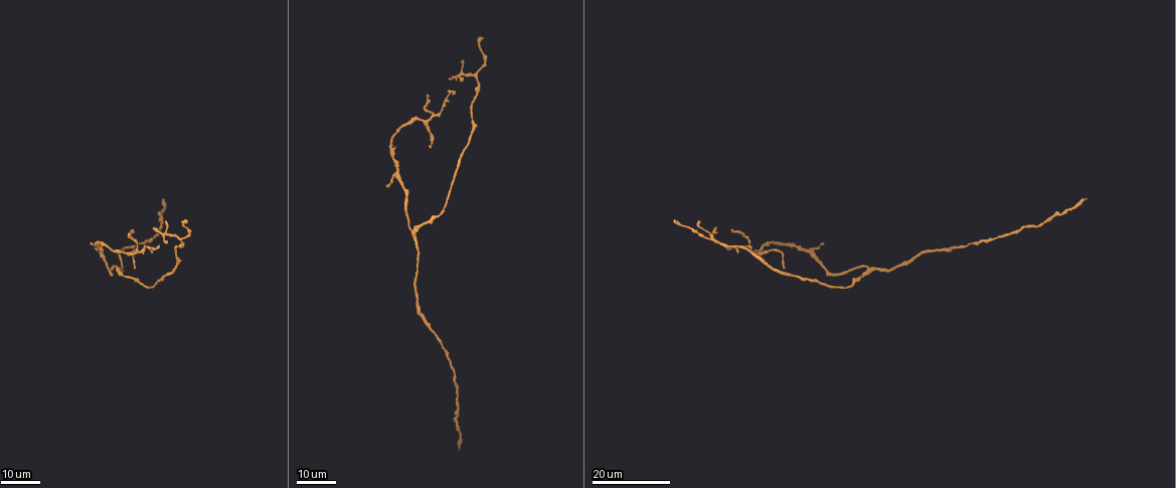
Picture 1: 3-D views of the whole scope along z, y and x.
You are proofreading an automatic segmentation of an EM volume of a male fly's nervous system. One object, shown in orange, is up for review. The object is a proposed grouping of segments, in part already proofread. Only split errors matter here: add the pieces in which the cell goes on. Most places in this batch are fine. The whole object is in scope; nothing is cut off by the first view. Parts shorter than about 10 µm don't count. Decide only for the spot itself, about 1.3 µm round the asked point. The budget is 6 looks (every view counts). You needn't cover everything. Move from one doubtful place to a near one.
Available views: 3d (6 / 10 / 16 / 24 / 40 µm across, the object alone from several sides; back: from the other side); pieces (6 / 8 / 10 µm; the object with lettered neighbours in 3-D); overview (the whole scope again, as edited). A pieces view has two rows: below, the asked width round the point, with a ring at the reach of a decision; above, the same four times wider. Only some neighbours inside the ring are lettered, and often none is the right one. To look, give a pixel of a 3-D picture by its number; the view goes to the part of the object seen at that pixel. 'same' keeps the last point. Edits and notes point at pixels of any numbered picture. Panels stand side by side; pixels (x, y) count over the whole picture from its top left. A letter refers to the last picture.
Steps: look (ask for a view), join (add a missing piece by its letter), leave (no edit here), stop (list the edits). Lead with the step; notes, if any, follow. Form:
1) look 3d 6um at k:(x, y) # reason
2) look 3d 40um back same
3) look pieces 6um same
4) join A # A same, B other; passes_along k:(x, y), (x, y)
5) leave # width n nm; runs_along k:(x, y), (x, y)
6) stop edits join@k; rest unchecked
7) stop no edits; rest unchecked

look 3d 16um at 1:(426, 95) # an open end

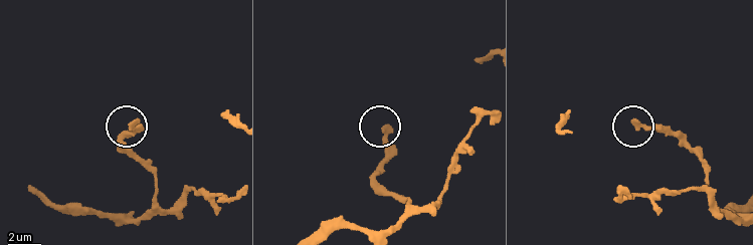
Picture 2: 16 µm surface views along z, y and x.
look pieces 10um at 2:(635, 123)

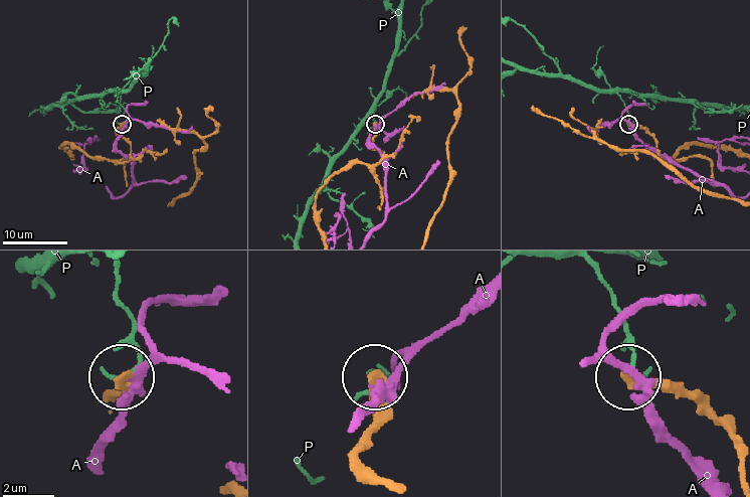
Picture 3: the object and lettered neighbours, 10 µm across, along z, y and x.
leave # A other, P other; runs_along 3:(733, 436), (688, 399), (631, 379); none of them fits

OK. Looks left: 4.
look 3d 24um at 1:(784, 268) # free end

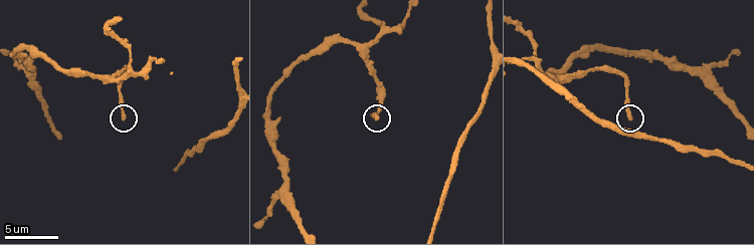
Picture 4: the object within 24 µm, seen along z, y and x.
look pieces 10um at 4:(377, 118) # see the neighbours

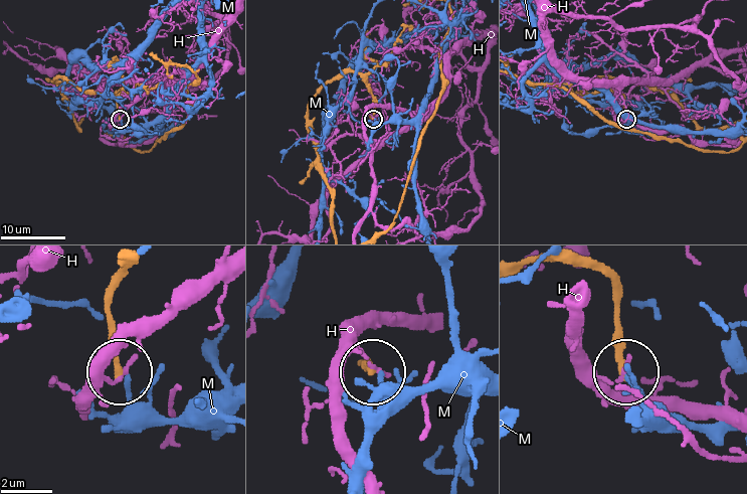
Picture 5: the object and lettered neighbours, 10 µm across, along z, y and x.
leave # H other, M other; runs_along 5:(123, 265), (110, 291), (117, 373); no lettered piece goes on from it

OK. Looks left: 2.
stop no edits; rest unchecked

